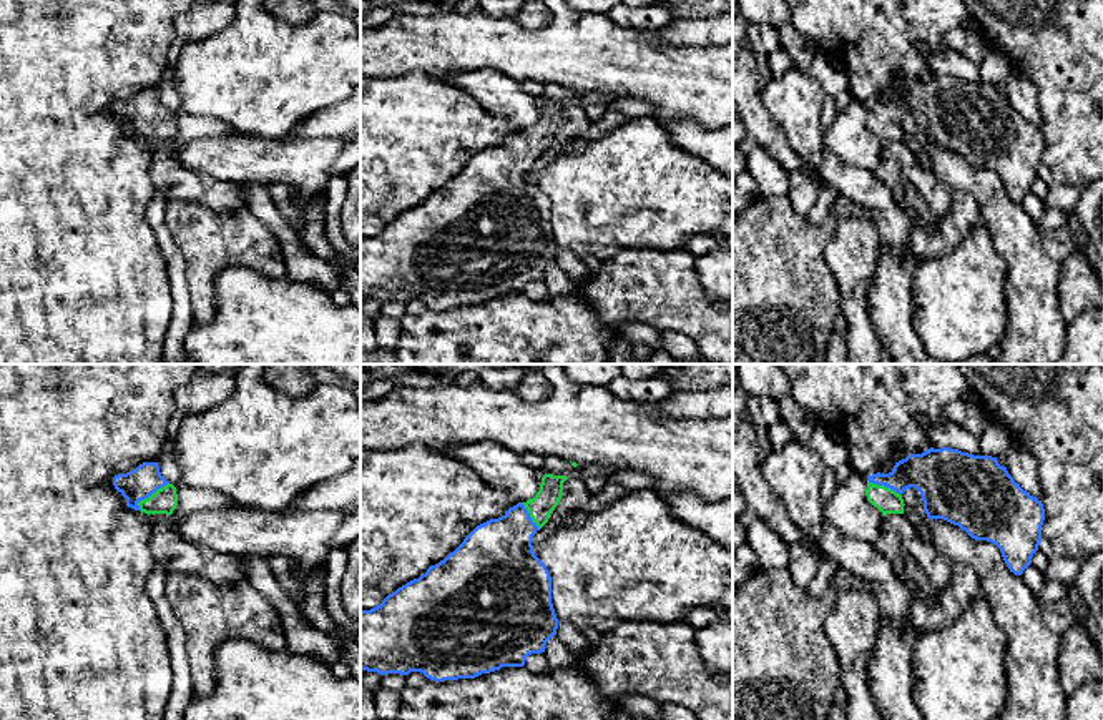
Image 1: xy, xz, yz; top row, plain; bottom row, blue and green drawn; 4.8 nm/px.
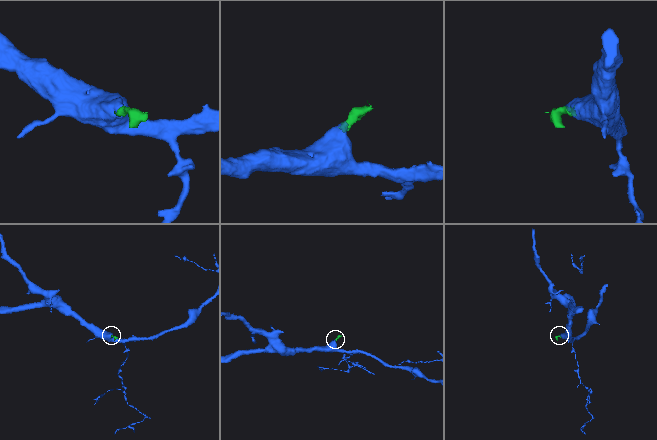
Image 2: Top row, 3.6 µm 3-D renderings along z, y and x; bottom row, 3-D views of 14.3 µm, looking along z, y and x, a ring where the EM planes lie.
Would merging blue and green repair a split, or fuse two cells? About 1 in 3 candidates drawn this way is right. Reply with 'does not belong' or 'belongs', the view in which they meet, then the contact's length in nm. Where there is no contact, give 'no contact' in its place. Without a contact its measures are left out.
belongs; contact in xy; length 200 nm

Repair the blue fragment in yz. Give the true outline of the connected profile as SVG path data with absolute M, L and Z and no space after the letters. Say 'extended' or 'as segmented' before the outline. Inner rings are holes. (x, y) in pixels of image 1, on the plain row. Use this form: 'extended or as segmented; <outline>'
extended; M930 75L922 81L910 81L895 90L889 101L877 100L869 103L865 123L882 143L904 141L902 121L910 115L920 120L929 146L944 146L958 153L975 168L995 171L1015 203L1022 203L1032 191L1032 185L1042 168L1045 136L1042 128L1030 123L1013 108L997 85L973 83L950 75Z

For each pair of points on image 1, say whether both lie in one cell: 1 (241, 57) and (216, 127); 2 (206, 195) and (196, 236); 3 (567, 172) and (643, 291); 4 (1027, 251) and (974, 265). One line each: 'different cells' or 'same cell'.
1: different cells
2: different cells
3: different cells
4: different cells

